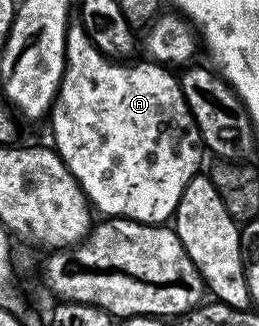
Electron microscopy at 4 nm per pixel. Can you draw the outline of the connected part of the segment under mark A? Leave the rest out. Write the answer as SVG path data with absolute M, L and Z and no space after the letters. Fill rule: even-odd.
M77 24L70 25L65 35L65 71L61 86L57 89L57 101L53 103L53 142L62 163L68 167L73 179L81 185L90 207L101 216L129 218L132 222L165 224L176 215L177 205L187 184L202 169L200 137L181 138L177 142L177 158L153 158L161 146L165 129L174 122L179 129L190 129L191 115L185 103L180 81L172 78L164 65L152 60L124 66L112 62L106 51L100 50L92 37Z

